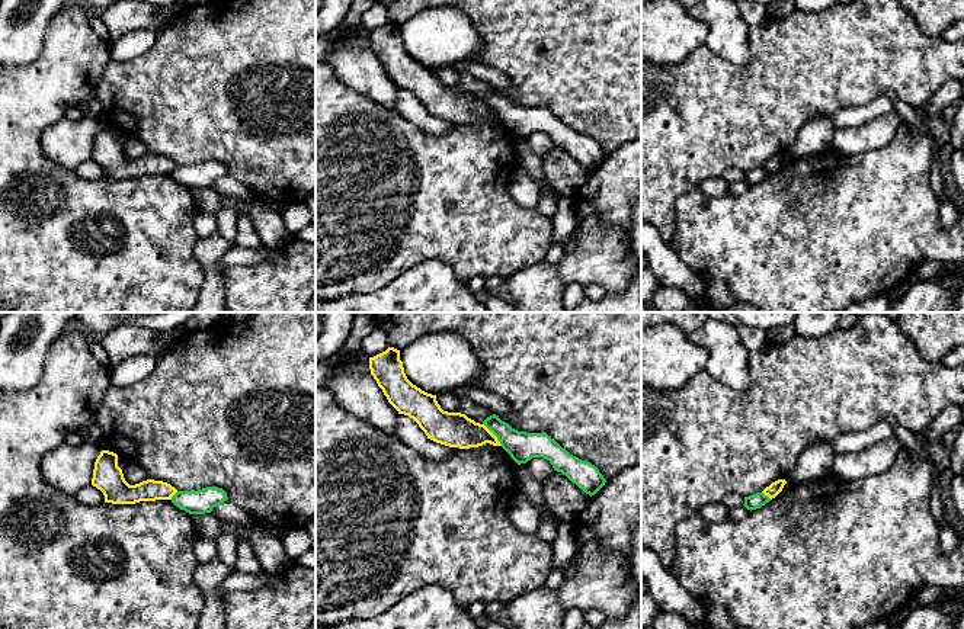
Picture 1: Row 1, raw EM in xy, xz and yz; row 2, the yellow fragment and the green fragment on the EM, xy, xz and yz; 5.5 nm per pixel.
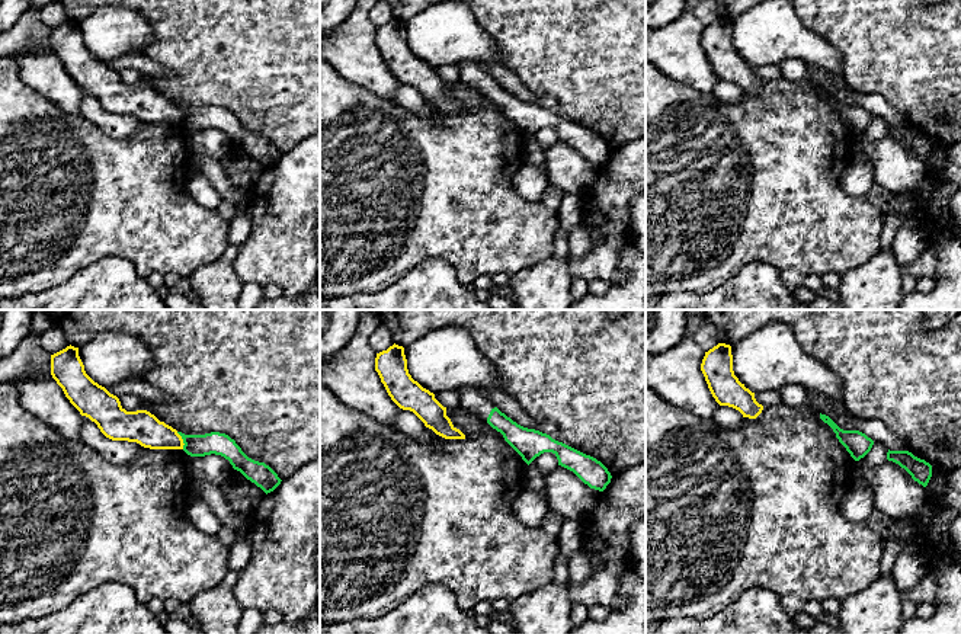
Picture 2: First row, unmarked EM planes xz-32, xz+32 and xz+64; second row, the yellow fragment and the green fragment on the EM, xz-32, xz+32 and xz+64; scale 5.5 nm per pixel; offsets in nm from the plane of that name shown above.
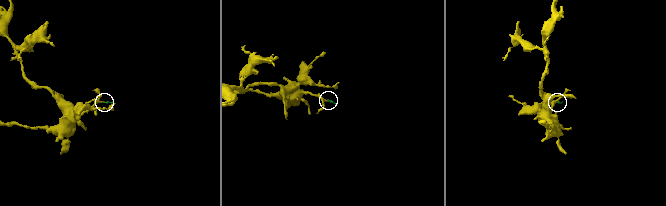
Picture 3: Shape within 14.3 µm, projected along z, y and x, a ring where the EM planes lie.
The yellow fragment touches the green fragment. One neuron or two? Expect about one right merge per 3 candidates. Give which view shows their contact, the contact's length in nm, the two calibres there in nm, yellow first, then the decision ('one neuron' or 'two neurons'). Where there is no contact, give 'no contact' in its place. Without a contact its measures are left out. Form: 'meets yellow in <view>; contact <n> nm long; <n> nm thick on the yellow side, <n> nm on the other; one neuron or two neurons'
meets yellow in xz; contact 170 nm long; 190 nm thick on the yellow side, 170 nm on the other; two neurons

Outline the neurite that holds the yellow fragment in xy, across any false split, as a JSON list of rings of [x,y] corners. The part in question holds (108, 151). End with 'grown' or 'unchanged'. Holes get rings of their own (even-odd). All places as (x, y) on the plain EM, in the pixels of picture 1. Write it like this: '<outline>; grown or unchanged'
[[[102,125],[95,137],[92,160],[105,170],[105,177],[135,179],[140,176],[172,174],[177,167],[174,161],[163,155],[147,154],[129,160],[118,141],[118,129]]]; unchanged

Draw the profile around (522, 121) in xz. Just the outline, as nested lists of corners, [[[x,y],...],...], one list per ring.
[[[458,71],[458,77],[458,87],[484,99],[518,139],[526,138],[532,132],[544,132],[554,145],[566,150],[590,171],[605,160],[606,154],[595,139],[570,129],[547,107],[518,106],[502,96],[490,83],[467,71]]]

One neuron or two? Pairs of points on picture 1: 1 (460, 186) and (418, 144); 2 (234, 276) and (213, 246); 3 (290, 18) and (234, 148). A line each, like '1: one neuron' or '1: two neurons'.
1: one neuron
2: two neurons
3: one neuron

